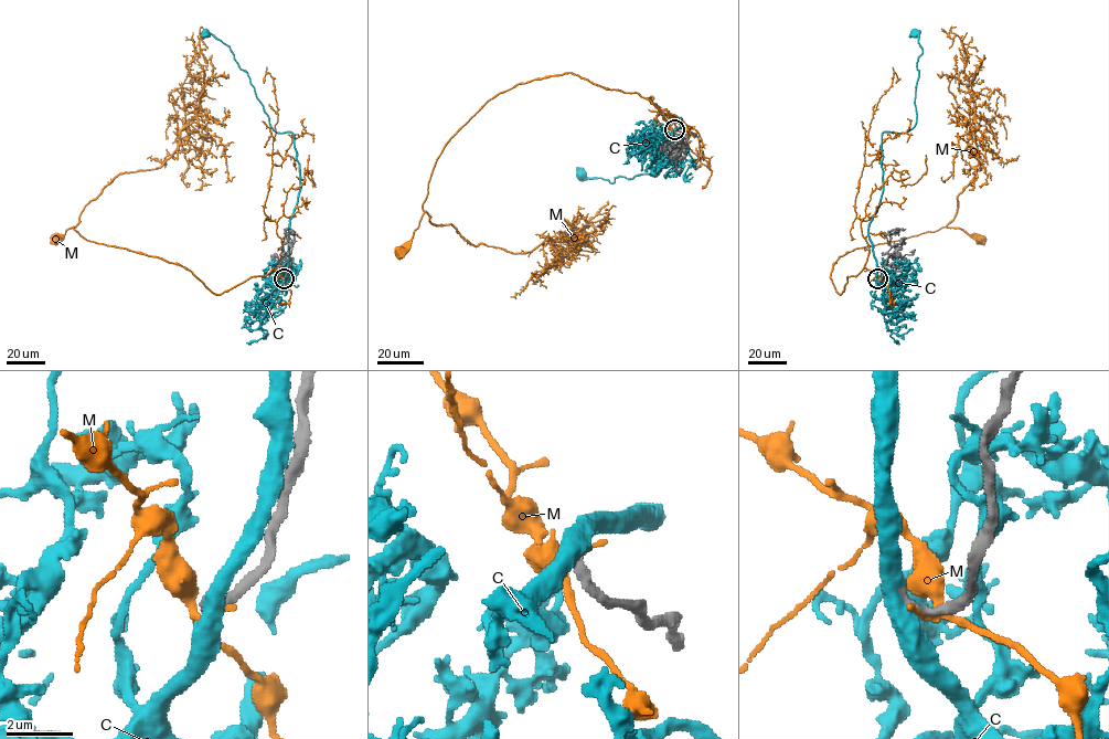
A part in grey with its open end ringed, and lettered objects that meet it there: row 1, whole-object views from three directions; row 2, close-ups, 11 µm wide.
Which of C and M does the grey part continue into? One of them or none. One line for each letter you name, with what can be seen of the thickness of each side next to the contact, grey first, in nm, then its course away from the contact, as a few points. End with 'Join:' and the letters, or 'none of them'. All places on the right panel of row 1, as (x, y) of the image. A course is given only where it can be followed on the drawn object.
C: Thickness 340 nm (grey) against 500 nm. Its course: (878, 280), (868, 227), (883, 189), (882, 135), (906, 133), (916, 123), (917, 61), (921, 49), (915, 32)
Join: C

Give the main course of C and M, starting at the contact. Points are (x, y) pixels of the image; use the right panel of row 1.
C: (878, 280), (868, 227), (883, 189), (882, 135), (906, 133), (916, 123), (917, 61), (921, 49), (915, 32)
M: (878, 280), (864, 268), (848, 277), (839, 294), (831, 273), (848, 252), (945, 227), (960, 228), (980, 240)

